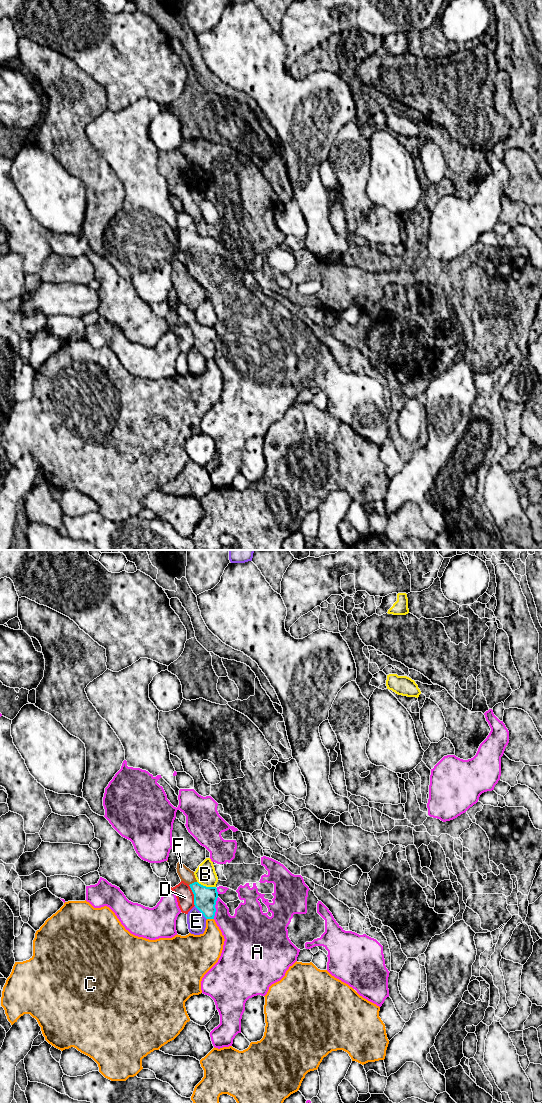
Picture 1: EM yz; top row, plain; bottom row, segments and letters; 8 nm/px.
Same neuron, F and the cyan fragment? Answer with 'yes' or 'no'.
yes

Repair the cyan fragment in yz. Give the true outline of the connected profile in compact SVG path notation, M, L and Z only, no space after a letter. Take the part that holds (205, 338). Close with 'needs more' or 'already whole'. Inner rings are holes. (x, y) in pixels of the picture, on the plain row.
M180 301L177 303L177 313L187 323L194 334L194 345L206 359L214 359L216 352L216 341L218 332L216 327L206 327L199 324L194 312L187 308Z; needs more

